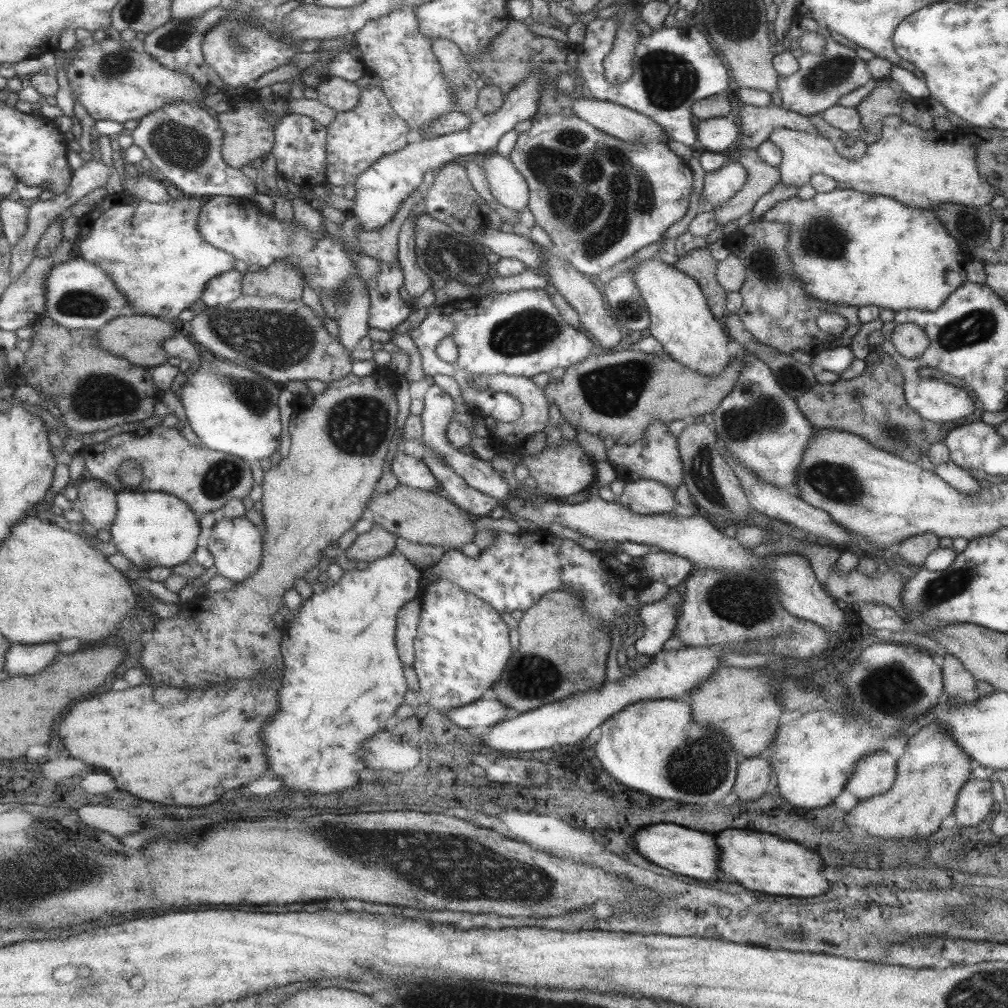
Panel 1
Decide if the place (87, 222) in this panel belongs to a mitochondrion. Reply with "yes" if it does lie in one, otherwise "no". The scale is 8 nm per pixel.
no

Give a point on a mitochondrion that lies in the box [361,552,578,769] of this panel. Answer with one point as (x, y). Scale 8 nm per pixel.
(545, 675)

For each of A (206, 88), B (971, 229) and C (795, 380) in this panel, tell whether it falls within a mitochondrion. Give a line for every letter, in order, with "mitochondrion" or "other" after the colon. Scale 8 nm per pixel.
A: other
B: mitochondrion
C: mitochondrion

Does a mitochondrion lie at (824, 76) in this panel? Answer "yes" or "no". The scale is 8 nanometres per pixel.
yes

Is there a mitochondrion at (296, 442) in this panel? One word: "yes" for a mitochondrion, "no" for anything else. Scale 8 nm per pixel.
no

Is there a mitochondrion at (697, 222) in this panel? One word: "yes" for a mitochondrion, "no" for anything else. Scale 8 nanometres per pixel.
no

